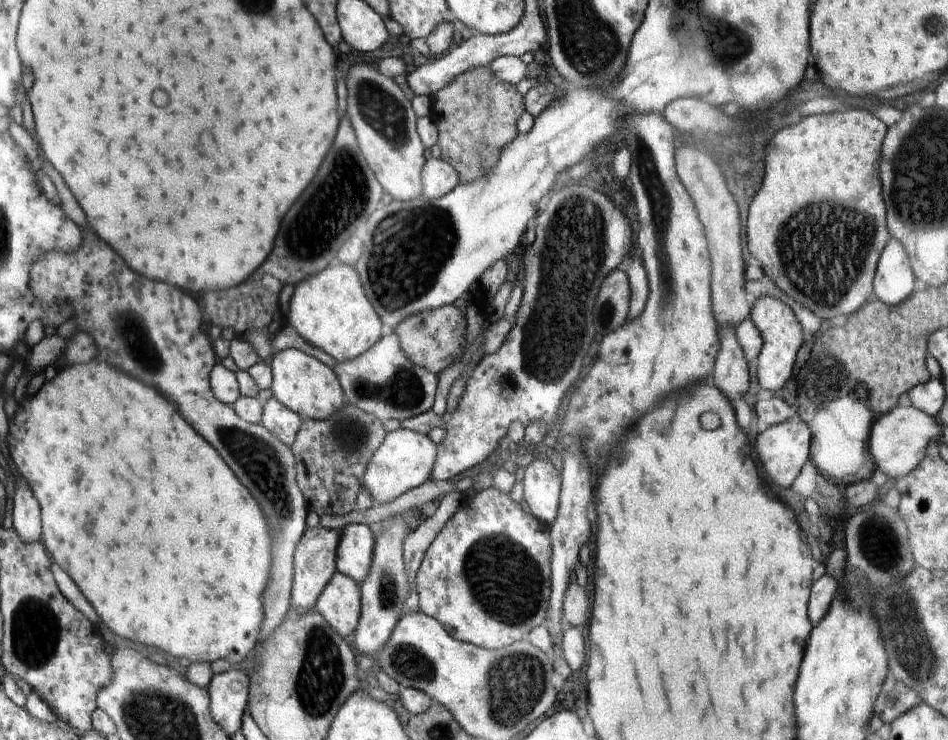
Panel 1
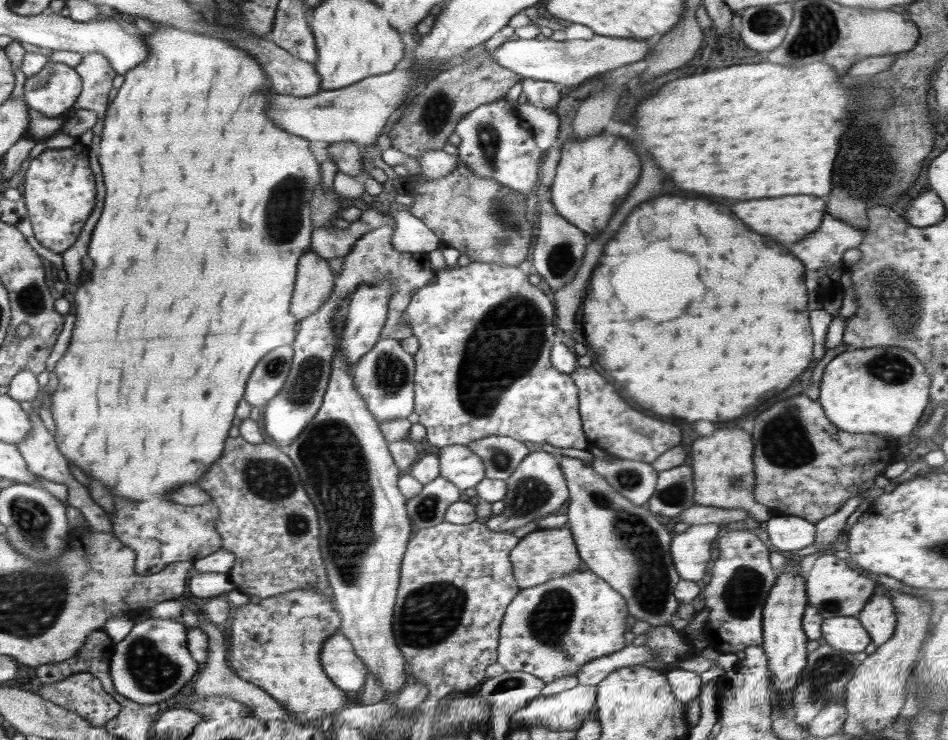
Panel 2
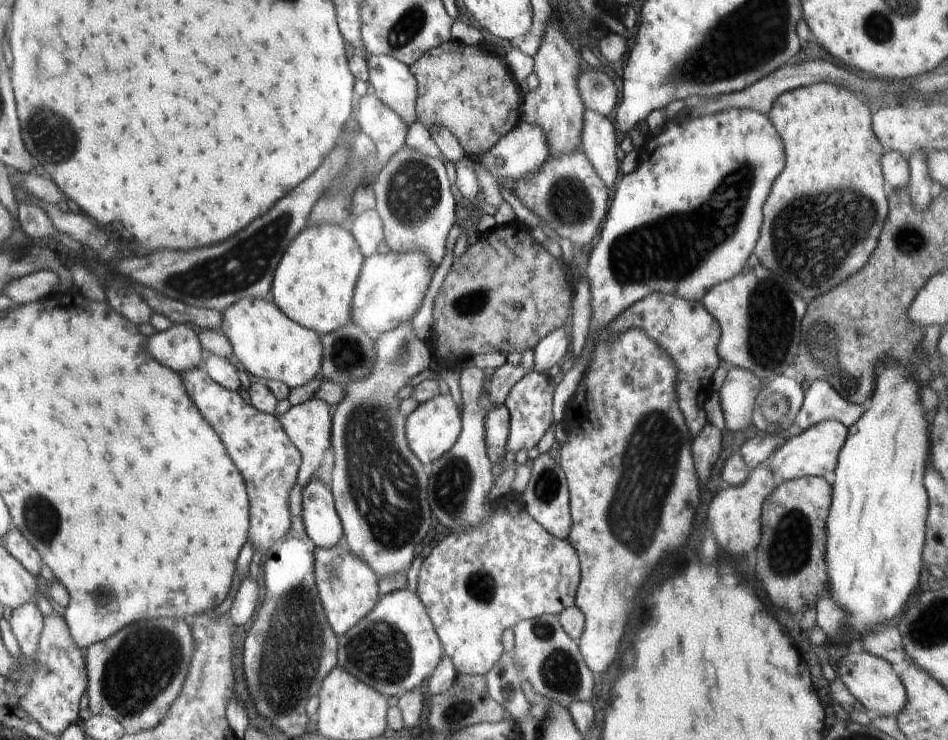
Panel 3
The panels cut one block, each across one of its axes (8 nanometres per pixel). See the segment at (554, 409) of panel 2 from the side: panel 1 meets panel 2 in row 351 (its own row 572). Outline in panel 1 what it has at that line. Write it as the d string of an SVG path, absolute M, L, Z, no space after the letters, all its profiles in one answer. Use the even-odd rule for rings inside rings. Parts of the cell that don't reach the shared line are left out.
M490 486L477 492L472 497L466 498L460 508L444 524L444 528L434 537L432 544L428 546L424 558L421 560L418 574L416 574L416 594L418 594L419 610L438 622L452 635L454 640L467 642L474 646L479 646L488 650L500 650L510 646L513 642L527 639L532 628L539 627L546 621L548 613L548 600L551 594L551 558L553 548L551 542L551 529L541 523L532 515L526 506L514 501L509 493L498 490L495 486Z

